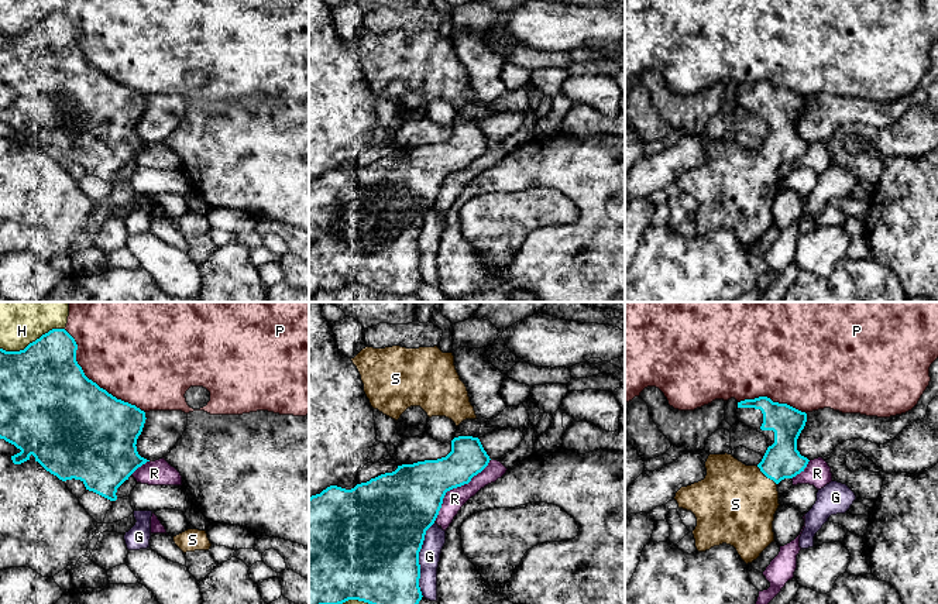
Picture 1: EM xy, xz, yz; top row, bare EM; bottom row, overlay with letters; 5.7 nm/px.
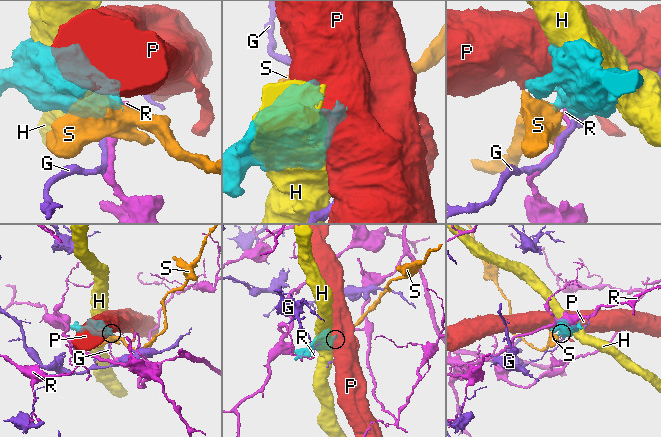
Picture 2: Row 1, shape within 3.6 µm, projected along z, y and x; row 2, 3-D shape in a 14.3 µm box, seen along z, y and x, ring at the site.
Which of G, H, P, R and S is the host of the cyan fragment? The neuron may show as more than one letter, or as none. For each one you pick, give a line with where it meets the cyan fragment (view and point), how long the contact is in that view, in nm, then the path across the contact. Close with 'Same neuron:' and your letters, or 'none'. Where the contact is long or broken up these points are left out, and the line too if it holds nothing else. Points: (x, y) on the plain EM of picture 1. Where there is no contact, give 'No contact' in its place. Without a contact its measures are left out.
S: Touches cyan at yz (766, 160). Shared border 160 nm. Path across: yz (782, 144), (766, 160), (735, 188)
Same neuron: S

